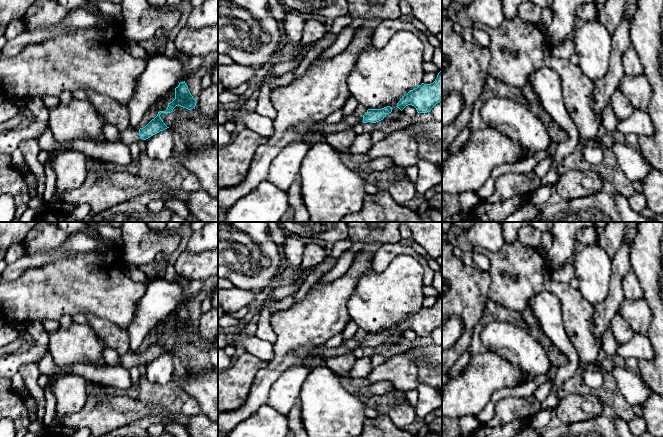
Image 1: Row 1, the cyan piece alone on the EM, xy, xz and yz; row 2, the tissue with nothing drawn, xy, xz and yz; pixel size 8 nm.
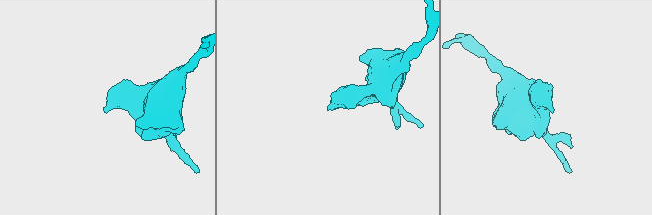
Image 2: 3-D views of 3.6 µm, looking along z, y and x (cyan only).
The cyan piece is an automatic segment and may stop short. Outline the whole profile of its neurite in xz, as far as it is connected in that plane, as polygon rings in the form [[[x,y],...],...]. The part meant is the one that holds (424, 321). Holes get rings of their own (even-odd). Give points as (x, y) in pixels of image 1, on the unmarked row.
[[[442,295],[431,308],[422,307],[417,312],[410,314],[397,327],[401,335],[408,329],[416,332],[418,337],[427,337],[440,325],[442,325]]]

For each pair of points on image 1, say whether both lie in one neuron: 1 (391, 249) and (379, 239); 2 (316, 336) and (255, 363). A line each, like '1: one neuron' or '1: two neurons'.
1: two neurons
2: two neurons

